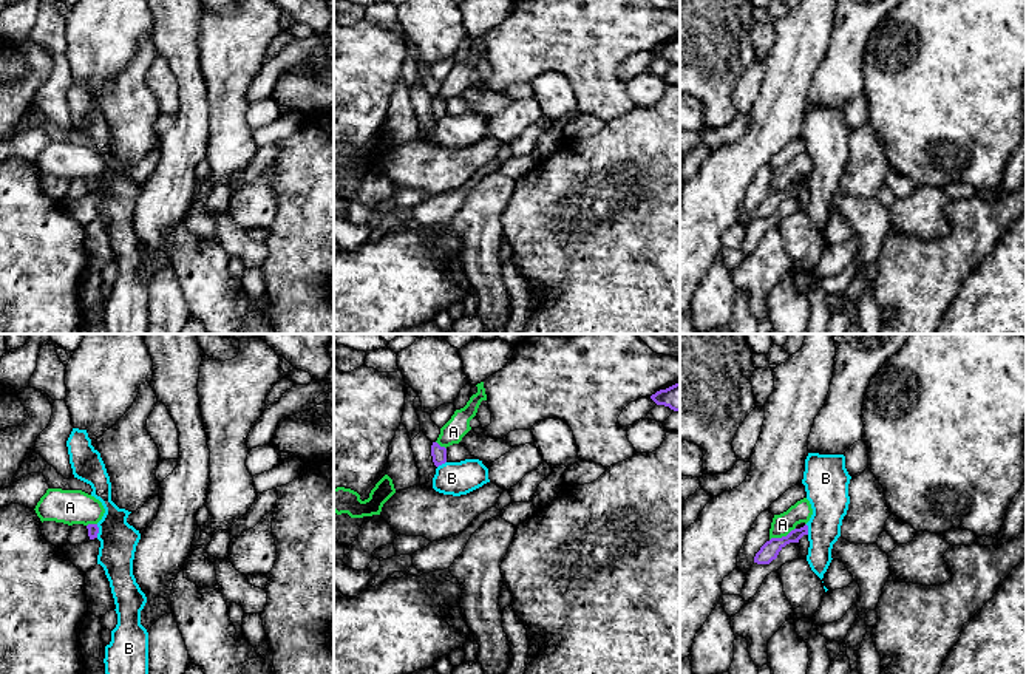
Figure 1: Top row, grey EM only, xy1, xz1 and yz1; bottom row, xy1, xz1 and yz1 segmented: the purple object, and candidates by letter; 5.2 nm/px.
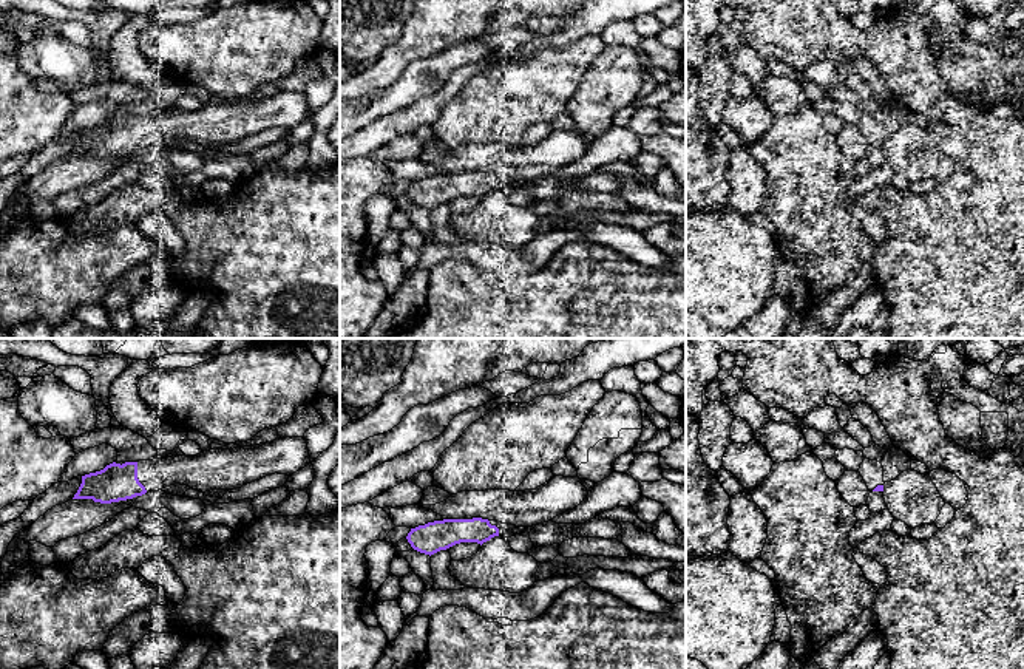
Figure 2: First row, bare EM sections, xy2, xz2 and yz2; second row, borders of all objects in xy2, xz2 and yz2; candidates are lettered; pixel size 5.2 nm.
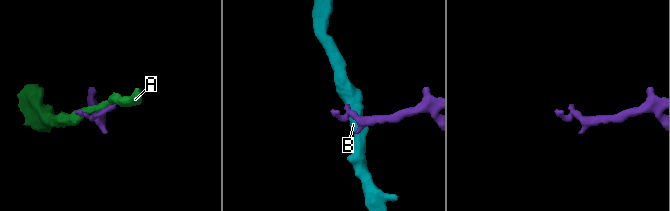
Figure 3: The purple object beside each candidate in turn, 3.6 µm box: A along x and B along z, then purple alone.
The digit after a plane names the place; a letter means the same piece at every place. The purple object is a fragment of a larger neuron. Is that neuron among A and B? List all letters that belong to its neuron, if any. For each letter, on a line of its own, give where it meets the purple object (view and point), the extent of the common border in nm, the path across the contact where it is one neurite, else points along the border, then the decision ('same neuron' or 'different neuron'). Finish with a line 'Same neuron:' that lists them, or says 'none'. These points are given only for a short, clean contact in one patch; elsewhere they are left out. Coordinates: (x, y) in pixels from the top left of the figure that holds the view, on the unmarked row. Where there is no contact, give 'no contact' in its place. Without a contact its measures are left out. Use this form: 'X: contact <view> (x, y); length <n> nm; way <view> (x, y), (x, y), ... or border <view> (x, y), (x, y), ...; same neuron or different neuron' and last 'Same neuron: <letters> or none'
A: contact yz1 (782, 190); length 150 nm; border yz1 (794, 181), (785, 189), (770, 194); different neuron
B: contact xy1 (98, 184); length 70 nm; border xy1 (96, 178), (98, 190); different neuron
Same neuron: none

